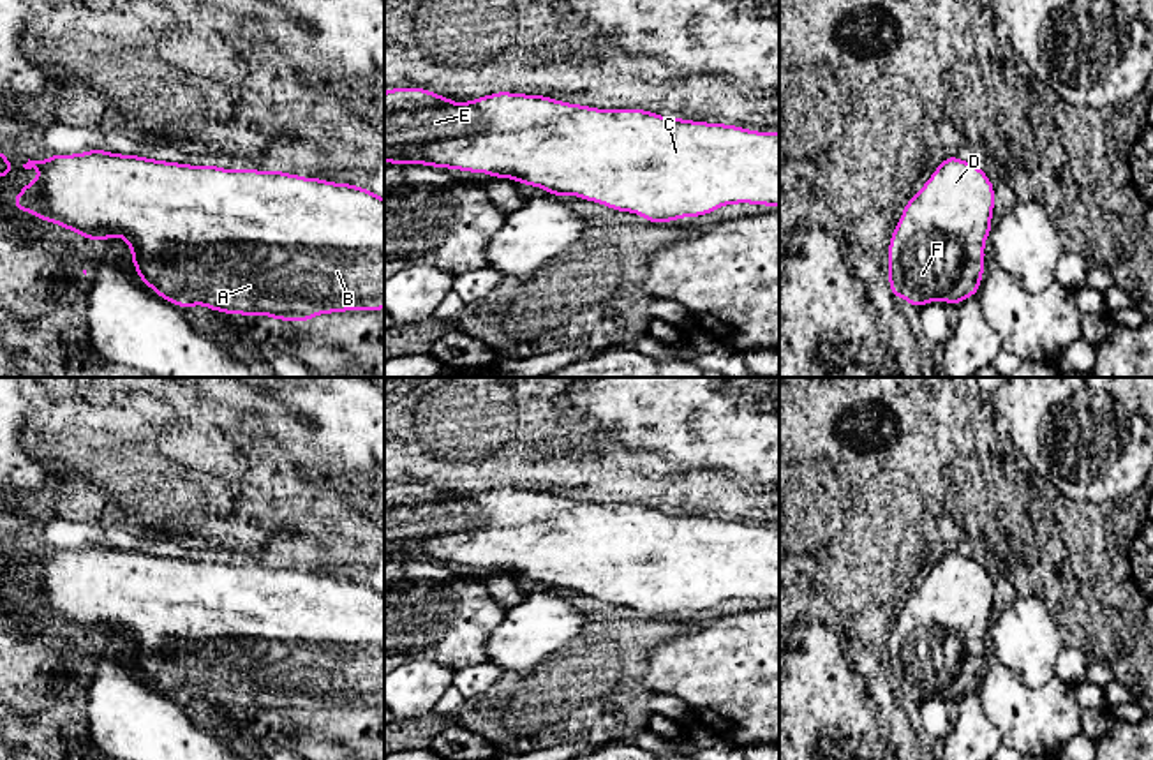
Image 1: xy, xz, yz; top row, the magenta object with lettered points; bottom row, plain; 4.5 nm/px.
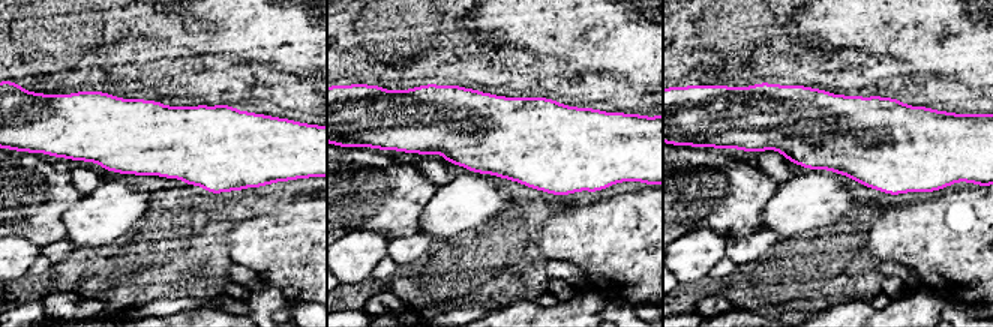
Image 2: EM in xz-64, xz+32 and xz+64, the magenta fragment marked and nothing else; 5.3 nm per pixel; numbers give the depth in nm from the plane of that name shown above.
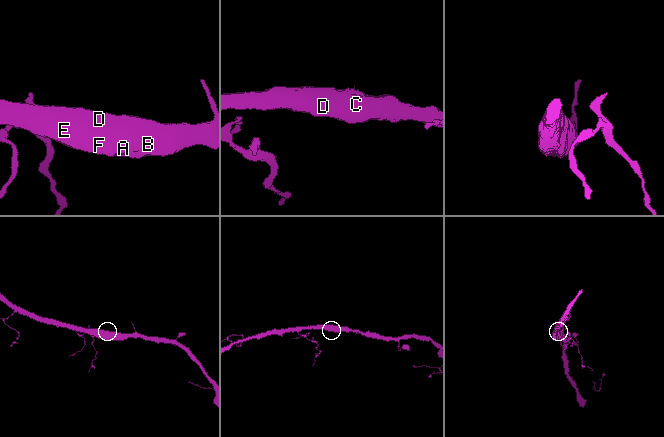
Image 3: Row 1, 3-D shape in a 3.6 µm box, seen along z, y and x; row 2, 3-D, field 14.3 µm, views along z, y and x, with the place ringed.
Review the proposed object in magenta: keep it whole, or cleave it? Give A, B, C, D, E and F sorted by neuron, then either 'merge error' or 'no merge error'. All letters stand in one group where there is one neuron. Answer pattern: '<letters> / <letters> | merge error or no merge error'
A B C D E F | no merge error

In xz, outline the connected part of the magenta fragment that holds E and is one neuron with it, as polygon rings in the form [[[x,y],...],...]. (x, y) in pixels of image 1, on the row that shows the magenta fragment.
[[[421,86],[391,88],[384,92],[384,162],[390,164],[423,164],[443,169],[460,169],[469,173],[485,173],[494,178],[511,178],[517,183],[541,187],[548,196],[578,196],[585,201],[605,205],[617,212],[642,215],[645,222],[673,222],[684,217],[700,217],[719,210],[725,205],[763,205],[779,206],[779,132],[758,132],[739,125],[693,122],[684,118],[668,118],[645,109],[598,109],[591,106],[569,104],[545,95],[527,95],[511,92],[495,92],[462,104],[450,97],[437,95]]]

